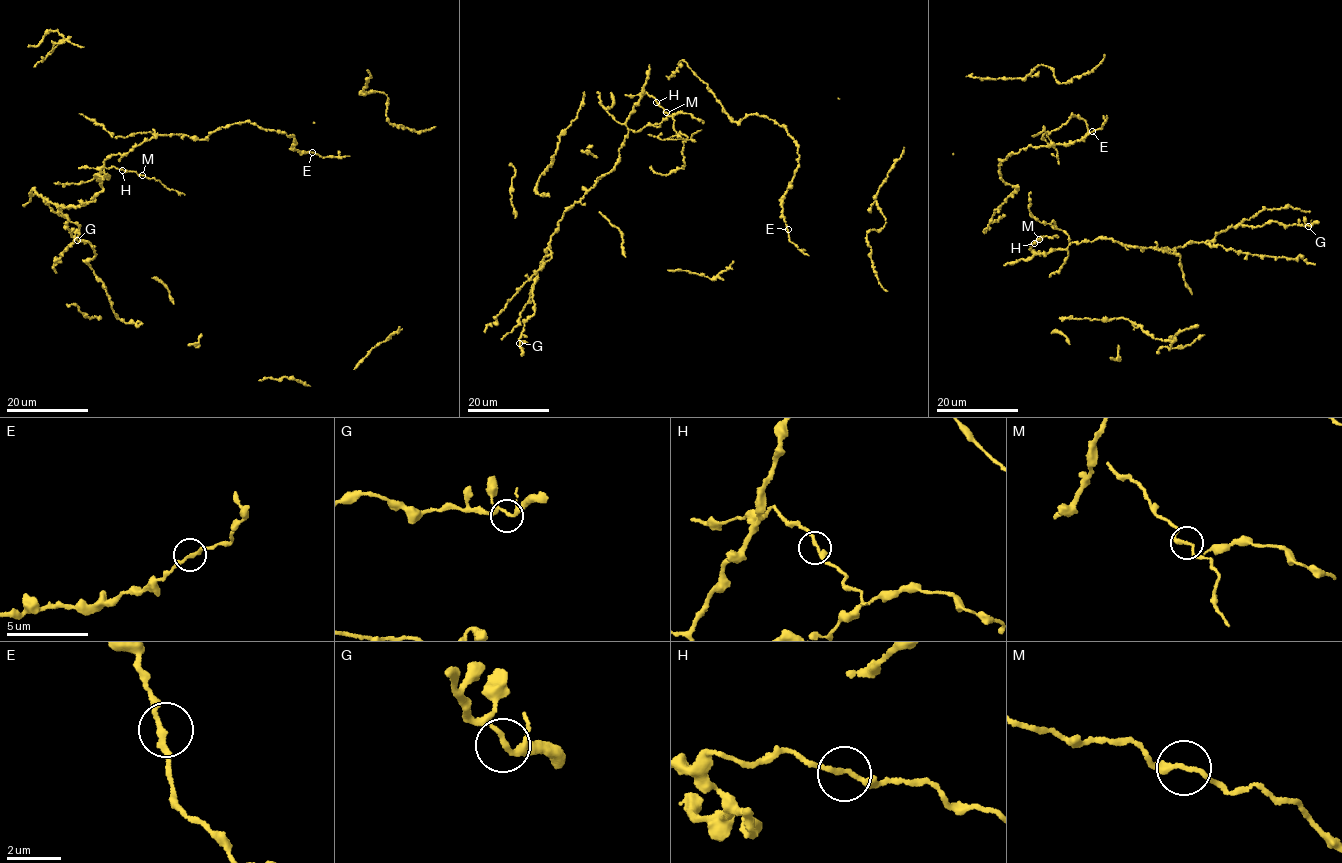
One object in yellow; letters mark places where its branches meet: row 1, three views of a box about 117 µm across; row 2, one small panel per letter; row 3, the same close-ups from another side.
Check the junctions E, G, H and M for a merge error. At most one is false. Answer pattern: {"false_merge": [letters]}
{"false_merge": []}

